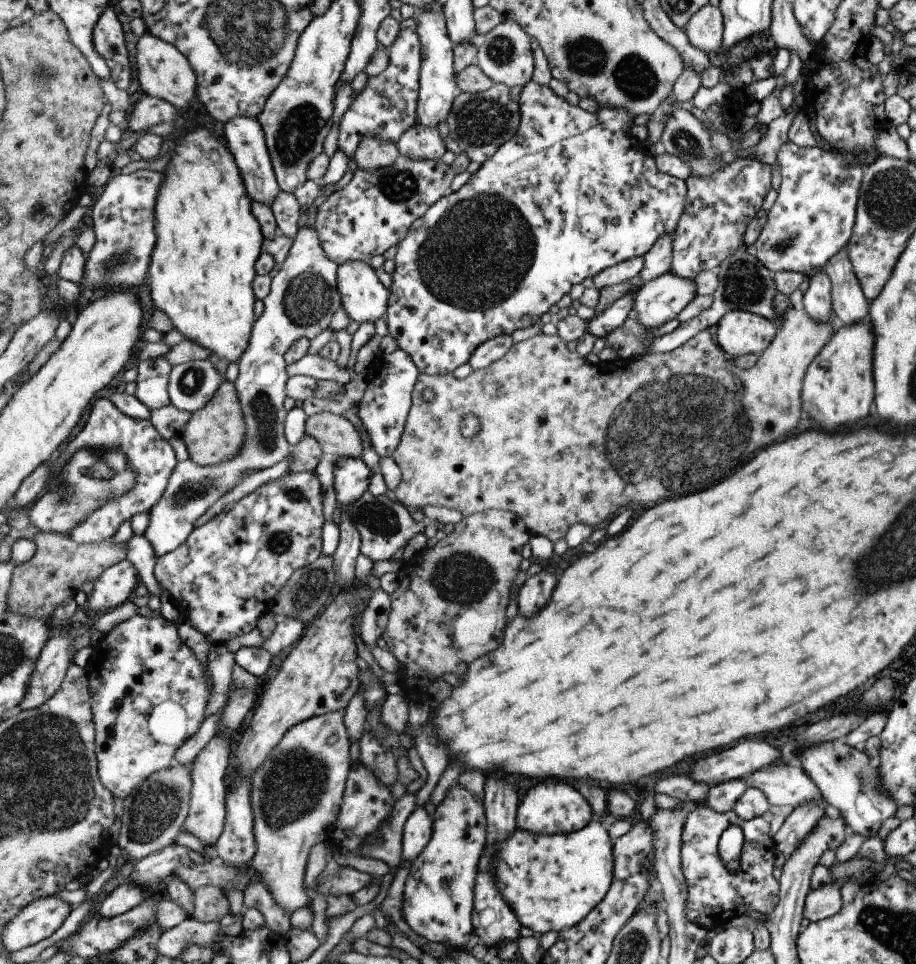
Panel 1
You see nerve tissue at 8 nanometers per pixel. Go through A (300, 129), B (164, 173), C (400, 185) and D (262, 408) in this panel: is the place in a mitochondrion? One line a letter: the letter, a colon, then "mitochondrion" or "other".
A: mitochondrion
B: other
C: mitochondrion
D: mitochondrion

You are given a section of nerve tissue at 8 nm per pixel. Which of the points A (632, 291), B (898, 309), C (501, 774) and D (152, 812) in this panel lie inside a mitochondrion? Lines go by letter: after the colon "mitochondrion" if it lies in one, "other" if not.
A: other
B: other
C: other
D: mitochondrion

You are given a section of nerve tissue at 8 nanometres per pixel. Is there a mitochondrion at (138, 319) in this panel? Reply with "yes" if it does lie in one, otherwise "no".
no

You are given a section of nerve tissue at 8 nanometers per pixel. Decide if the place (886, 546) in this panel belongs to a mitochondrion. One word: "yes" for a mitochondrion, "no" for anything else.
yes

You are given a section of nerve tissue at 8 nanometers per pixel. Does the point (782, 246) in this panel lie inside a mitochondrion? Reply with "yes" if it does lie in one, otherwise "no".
yes

